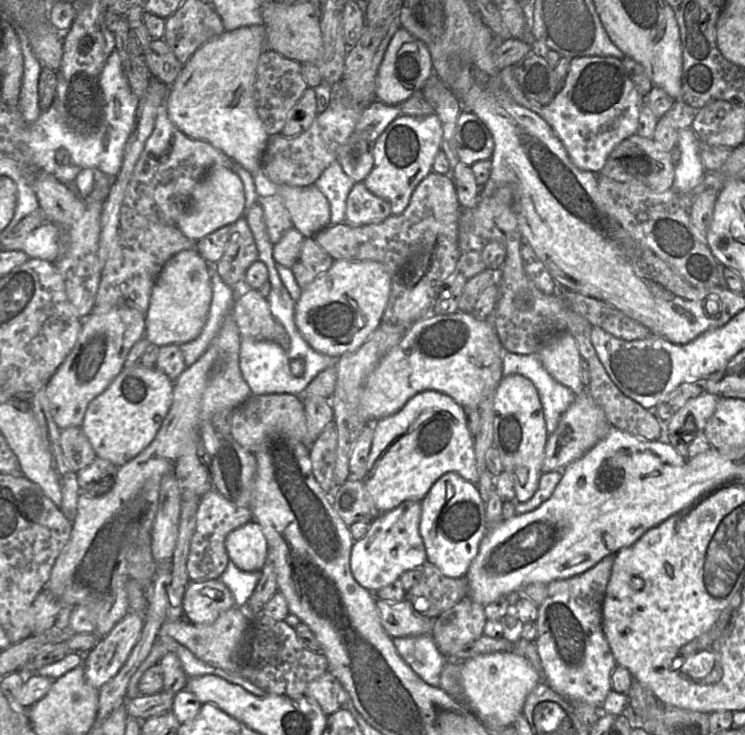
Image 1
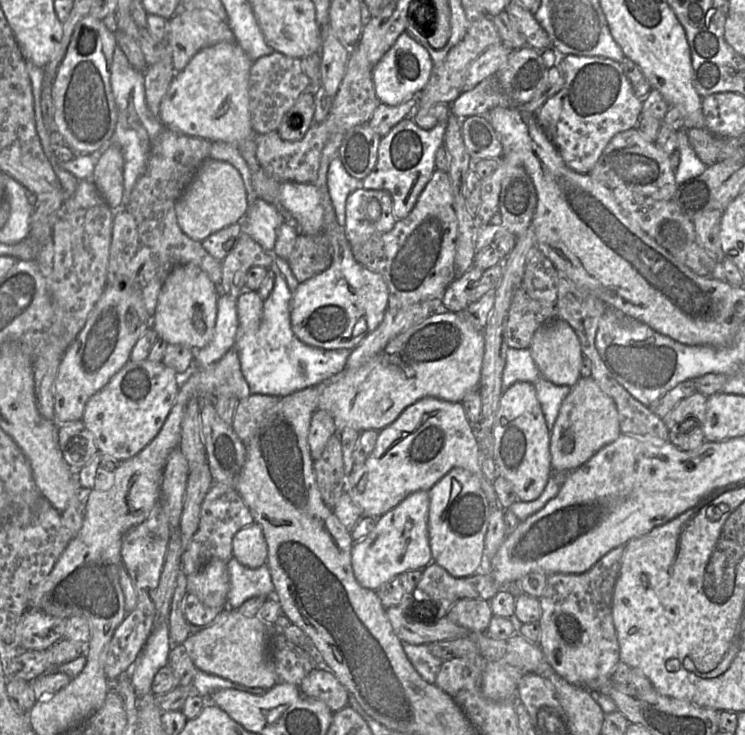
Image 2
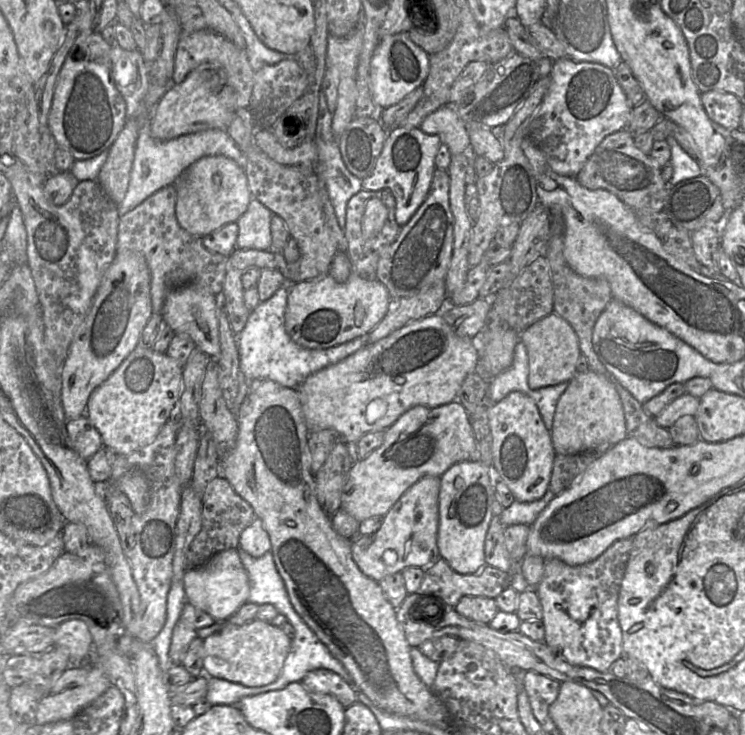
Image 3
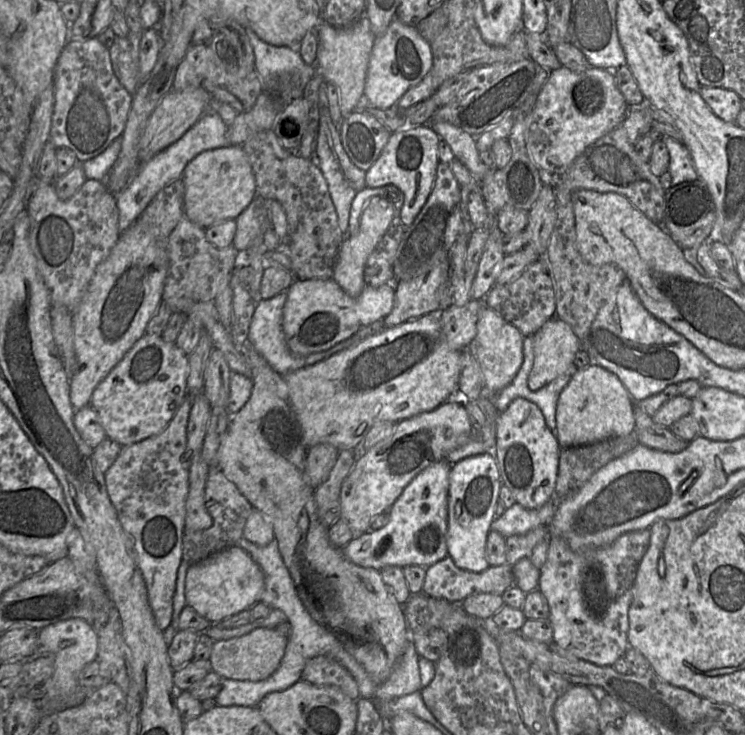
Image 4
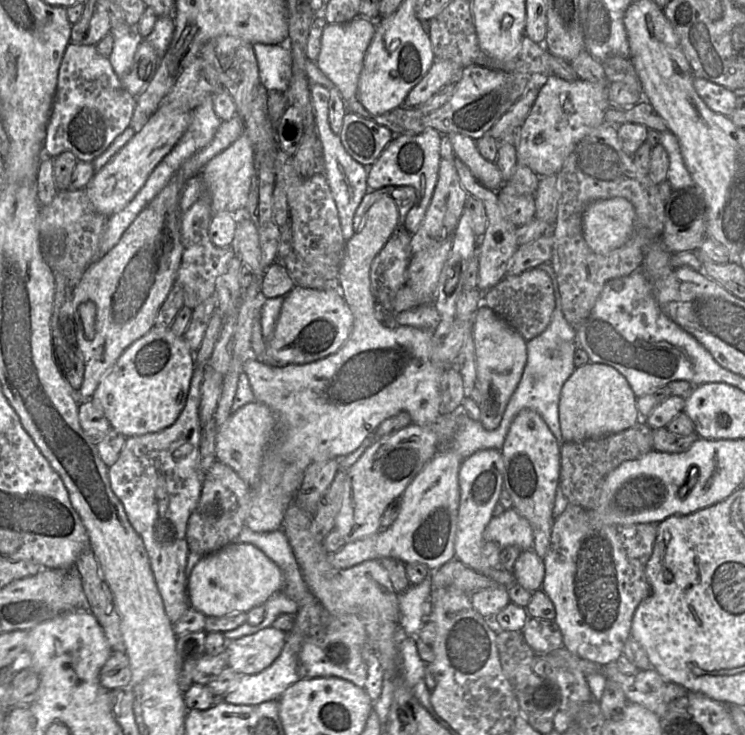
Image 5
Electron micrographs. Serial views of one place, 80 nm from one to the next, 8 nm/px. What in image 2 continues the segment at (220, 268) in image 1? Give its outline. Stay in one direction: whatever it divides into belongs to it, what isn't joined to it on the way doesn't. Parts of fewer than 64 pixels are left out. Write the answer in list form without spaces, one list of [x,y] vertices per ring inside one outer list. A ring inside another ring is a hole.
[[[241,232],[234,247],[222,260],[220,292],[237,299],[245,287],[247,271],[253,266],[269,269],[273,254],[265,251],[249,234]]]

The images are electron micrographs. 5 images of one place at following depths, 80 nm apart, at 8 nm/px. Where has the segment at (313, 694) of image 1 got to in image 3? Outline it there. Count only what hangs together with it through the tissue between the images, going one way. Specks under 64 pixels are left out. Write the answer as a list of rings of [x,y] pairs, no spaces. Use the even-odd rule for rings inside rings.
[[[318,668],[307,672],[301,684],[309,691],[333,696],[344,708],[355,702],[351,686],[338,674]]]

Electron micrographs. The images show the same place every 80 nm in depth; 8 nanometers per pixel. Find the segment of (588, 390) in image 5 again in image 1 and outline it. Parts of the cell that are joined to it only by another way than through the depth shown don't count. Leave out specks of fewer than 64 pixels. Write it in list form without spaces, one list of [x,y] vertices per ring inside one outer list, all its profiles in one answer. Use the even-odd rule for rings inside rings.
[[[586,387],[561,416],[556,430],[548,437],[542,465],[543,473],[563,471],[569,464],[581,458],[608,434],[612,426],[604,411],[594,402]]]

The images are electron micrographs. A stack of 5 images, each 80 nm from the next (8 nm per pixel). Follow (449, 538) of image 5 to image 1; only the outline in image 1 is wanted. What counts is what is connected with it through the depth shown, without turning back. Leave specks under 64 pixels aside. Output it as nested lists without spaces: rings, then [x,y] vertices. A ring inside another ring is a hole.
[[[407,500],[371,522],[366,535],[354,541],[351,549],[350,568],[359,585],[375,593],[399,579],[404,572],[426,564],[427,555],[419,532],[420,518],[421,502]]]

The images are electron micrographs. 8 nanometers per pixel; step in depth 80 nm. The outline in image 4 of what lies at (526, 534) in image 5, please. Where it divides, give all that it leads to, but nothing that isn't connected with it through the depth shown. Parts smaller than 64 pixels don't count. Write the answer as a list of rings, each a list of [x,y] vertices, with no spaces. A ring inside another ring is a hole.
[[[553,496],[542,507],[526,509],[515,502],[512,507],[505,510],[502,516],[495,518],[491,524],[491,530],[499,532],[504,538],[512,535],[527,533],[537,526],[549,526],[558,502]]]

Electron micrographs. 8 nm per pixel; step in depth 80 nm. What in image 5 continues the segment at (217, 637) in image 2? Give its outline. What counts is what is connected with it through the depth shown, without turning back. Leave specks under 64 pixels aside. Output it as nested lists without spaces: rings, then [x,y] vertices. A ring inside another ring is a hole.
[[[266,627],[253,634],[229,640],[225,645],[228,667],[240,675],[261,672],[279,656],[285,636],[285,632]]]

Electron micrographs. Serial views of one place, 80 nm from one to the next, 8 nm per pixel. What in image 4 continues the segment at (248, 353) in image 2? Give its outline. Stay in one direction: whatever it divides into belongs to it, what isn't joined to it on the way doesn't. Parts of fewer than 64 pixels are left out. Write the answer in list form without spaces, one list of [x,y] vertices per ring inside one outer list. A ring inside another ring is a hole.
[[[287,291],[281,292],[270,299],[261,299],[256,303],[256,308],[252,317],[252,321],[249,328],[248,341],[251,345],[271,366],[271,368],[284,376],[289,372],[298,370],[300,368],[313,365],[320,361],[323,361],[332,355],[353,347],[363,341],[365,338],[375,335],[384,329],[383,320],[379,320],[371,325],[362,327],[357,333],[355,333],[349,339],[342,341],[330,349],[322,352],[317,352],[309,355],[295,355],[287,346],[285,336],[282,329],[283,309],[287,300]]]

